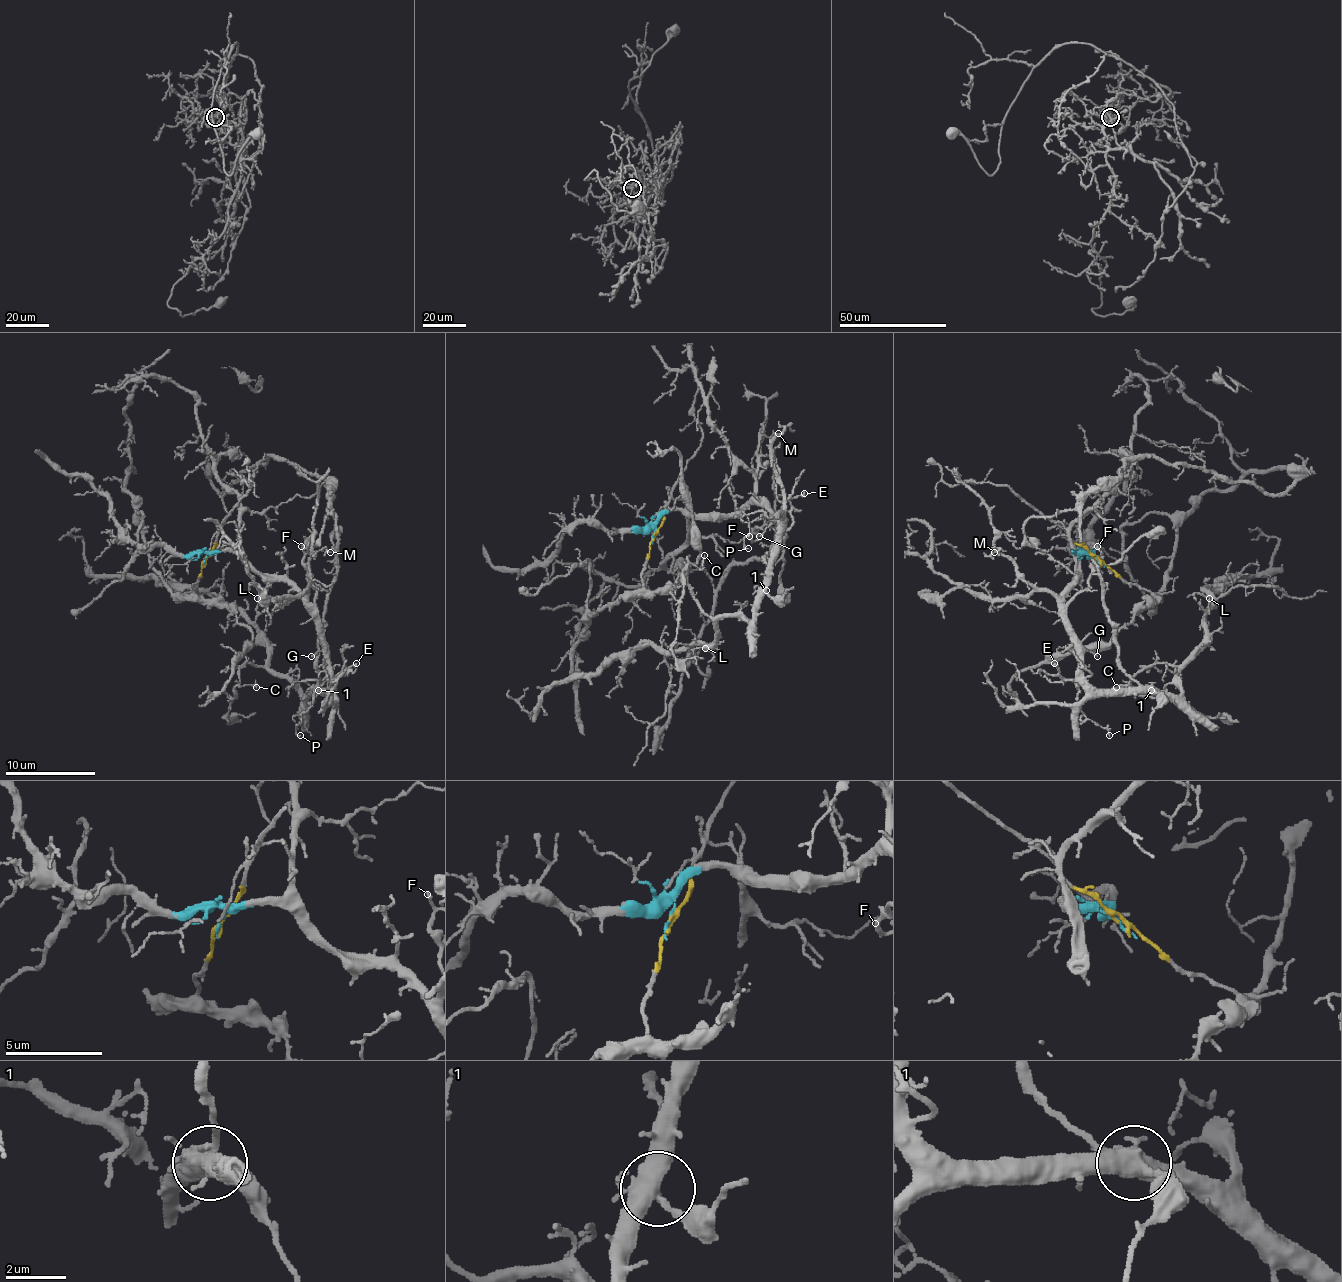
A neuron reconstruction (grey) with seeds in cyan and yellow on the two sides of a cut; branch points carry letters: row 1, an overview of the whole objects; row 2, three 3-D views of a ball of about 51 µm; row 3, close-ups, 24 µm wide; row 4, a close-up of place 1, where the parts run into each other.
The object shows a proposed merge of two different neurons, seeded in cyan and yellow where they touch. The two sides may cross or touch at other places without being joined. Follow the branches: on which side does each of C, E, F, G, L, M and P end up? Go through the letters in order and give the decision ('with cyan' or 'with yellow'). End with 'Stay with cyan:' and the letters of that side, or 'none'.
C: with cyan
E: with cyan
F: with cyan
G: with cyan
L: with cyan
M: with cyan
P: with cyan
Stay with cyan: C, E, F, G, L, M, P

